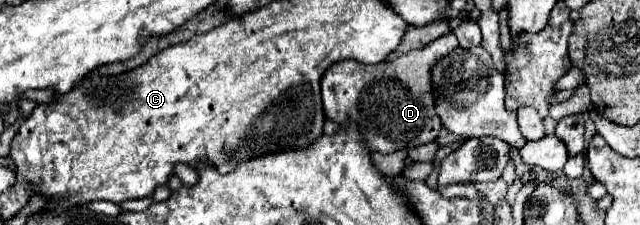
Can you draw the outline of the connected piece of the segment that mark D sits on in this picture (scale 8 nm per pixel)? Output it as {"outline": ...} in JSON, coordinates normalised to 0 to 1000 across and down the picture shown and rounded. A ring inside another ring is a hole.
{"outline":[[[705,147],[686,164],[664,218],[642,227],[614,271],[567,289],[561,271],[530,271],[502,342],[502,422],[511,529],[527,556],[555,556],[580,671],[614,680],[680,627],[689,538],[680,511],[673,431],[673,289],[714,209]]]}

